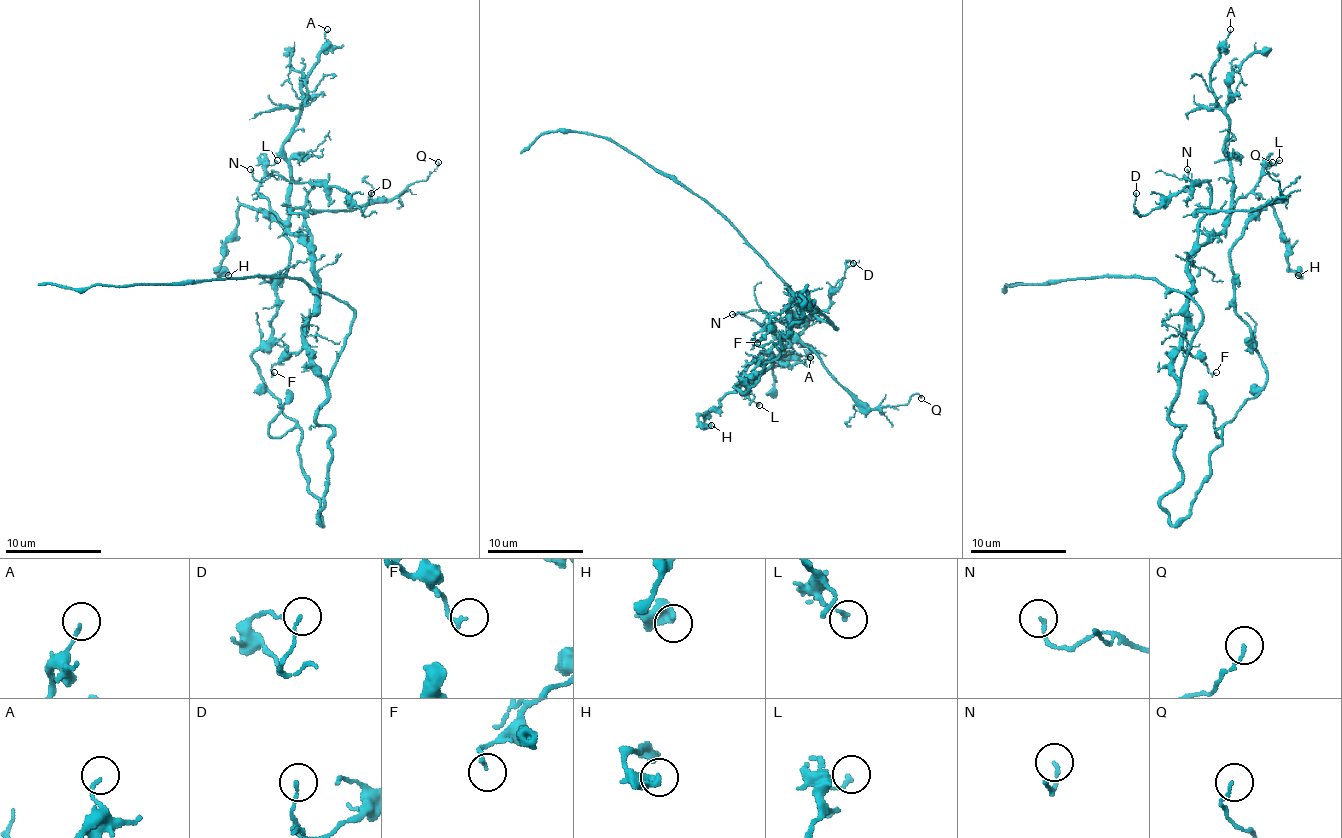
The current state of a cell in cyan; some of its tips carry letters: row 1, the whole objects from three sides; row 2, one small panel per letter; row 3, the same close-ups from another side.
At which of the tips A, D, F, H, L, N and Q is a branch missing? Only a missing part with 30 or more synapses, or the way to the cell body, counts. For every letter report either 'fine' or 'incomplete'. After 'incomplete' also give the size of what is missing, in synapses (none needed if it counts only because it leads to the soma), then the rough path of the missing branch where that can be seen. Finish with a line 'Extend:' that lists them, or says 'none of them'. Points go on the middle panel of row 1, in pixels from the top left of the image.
A: fine
D: fine
F: fine
H: fine
L: fine
N: fine
Q: fine
Extend: none of them

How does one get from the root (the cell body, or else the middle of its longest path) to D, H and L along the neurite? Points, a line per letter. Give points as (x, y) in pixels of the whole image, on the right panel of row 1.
D: (1182, 476), (1182, 425), (1168, 416), (1173, 350), (1211, 186), (1197, 181), (1144, 215), (1136, 193)
H: (1182, 476), (1160, 500), (1173, 524), (1267, 379), (1230, 263), (1264, 205), (1298, 275)
L: (1182, 476), (1175, 457), (1182, 425), (1168, 408), (1177, 396), (1173, 350), (1185, 333), (1187, 261), (1279, 160)

